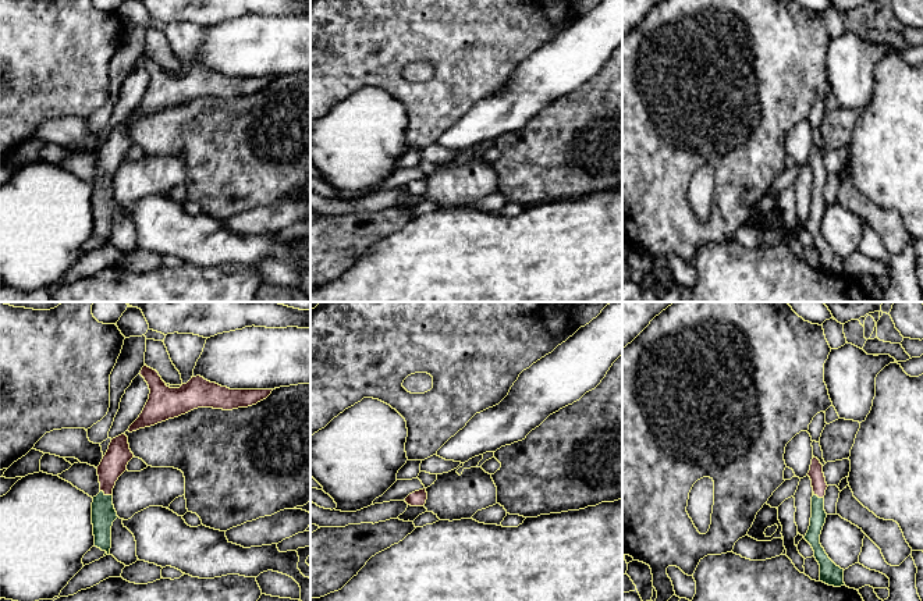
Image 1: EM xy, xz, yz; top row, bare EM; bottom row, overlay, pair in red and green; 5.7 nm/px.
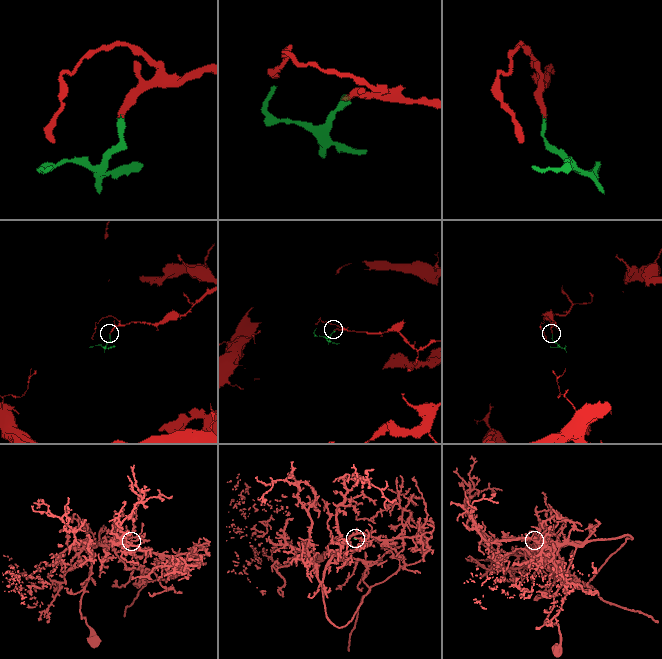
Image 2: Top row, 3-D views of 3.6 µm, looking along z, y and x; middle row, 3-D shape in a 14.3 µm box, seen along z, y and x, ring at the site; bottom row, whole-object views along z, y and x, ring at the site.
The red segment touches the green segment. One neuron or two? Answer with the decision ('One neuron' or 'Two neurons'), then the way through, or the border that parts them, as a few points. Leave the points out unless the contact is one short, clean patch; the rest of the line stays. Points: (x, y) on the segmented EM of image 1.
One neuron. Path across: xy (114, 462), (107, 475), (106, 494), (103, 514)

